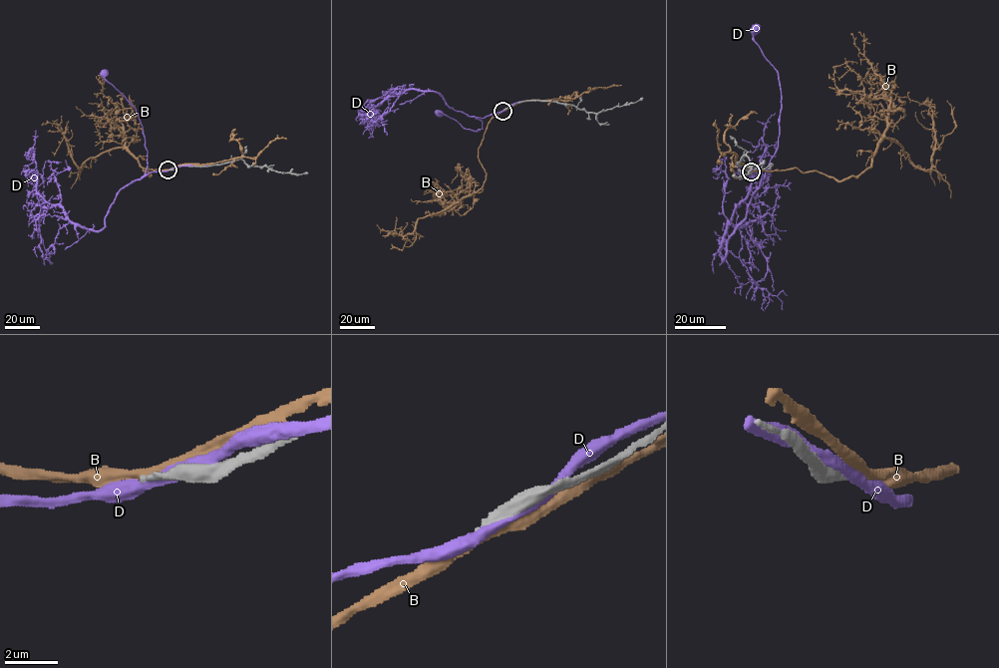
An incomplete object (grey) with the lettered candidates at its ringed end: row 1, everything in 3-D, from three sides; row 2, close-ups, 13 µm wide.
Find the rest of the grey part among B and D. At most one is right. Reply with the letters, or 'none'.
none

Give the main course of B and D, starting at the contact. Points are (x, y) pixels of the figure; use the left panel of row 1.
B: (167, 169), (148, 167), (143, 170), (149, 176), (124, 148), (91, 158), (79, 169), (62, 129), (42, 125)
D: (170, 169), (151, 171), (142, 177), (147, 168), (147, 150), (139, 114), (104, 73)

